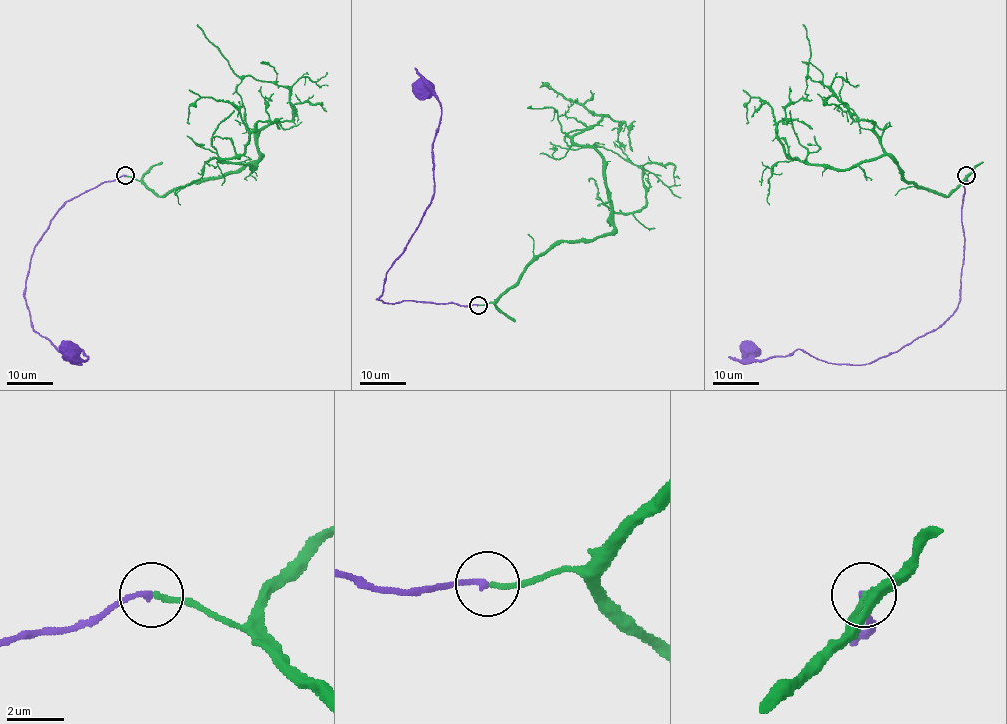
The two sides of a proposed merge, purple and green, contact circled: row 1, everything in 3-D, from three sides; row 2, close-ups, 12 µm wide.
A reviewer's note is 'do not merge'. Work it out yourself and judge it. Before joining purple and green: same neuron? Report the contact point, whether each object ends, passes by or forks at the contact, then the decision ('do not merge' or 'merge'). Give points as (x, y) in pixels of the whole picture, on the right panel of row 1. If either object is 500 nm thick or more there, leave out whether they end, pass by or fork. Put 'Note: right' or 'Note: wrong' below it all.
(966, 175) | purple ends | green ends | do not merge
Note: right

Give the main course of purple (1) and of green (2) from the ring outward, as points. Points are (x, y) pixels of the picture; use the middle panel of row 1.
1: (478, 305), (378, 299), (392, 261), (403, 251), (434, 193), (433, 142), (439, 124), (439, 100), (420, 88)
2: (478, 305), (494, 303), (557, 244), (591, 241), (613, 228), (604, 162), (572, 138), (602, 116), (542, 85)

